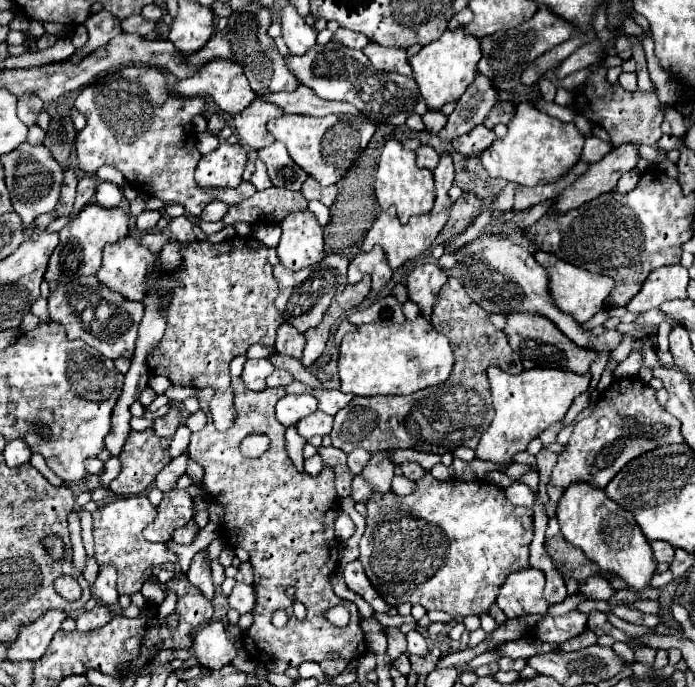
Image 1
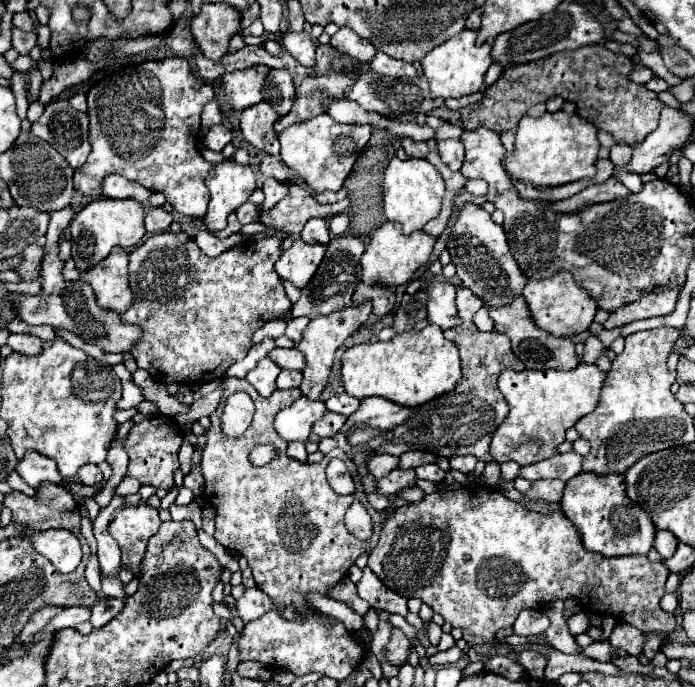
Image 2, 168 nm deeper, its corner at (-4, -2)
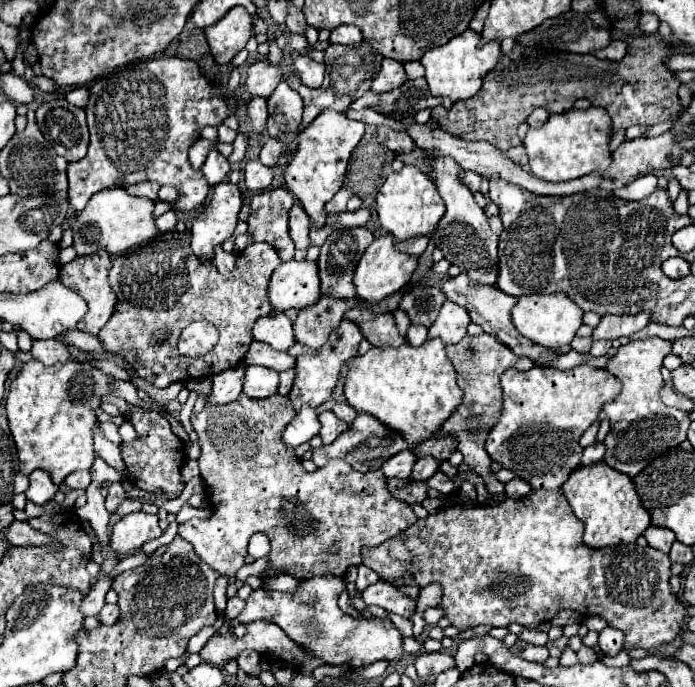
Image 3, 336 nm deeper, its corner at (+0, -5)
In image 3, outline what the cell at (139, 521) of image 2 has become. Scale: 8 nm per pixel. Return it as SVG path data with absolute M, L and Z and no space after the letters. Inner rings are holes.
M136 512L120 518L114 528L112 528L112 538L110 546L118 554L134 554L136 550L142 548L144 542L160 538L162 530L158 526L158 516L156 514L146 514L146 512Z

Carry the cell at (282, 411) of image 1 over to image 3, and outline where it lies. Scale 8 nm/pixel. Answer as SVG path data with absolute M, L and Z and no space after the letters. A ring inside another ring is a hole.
M302 406L300 412L294 416L294 420L286 426L286 430L282 434L282 442L286 446L296 448L304 442L310 442L318 432L320 432L320 422L318 422L314 408Z

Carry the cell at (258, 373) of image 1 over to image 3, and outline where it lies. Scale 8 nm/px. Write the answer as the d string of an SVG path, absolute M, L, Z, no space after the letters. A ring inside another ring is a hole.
M248 366L244 378L244 392L250 398L266 398L278 392L278 372L262 366Z

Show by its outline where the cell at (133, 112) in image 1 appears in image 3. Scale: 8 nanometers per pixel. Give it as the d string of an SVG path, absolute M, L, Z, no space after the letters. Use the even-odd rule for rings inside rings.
M154 58L132 62L110 76L100 78L90 88L90 100L86 106L88 128L90 128L90 146L84 160L68 164L68 182L70 182L70 204L74 210L84 210L88 200L110 186L130 186L142 180L168 184L178 188L180 198L176 200L178 212L190 212L198 208L208 196L208 182L194 170L188 162L188 148L200 138L204 126L220 126L224 118L236 112L238 102L220 92L220 84L212 84L194 60L182 58Z

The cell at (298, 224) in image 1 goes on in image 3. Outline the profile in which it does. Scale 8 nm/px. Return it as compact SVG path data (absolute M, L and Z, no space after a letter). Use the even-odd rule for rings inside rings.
M282 262L268 286L268 300L274 310L286 312L290 308L302 310L306 306L314 306L320 292L320 278L318 278L318 266L314 262Z

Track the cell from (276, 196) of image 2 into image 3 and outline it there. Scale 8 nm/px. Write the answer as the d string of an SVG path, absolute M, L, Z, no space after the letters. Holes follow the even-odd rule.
M284 188L256 194L250 200L248 234L254 242L270 242L282 262L294 258L294 242L288 234L288 210L292 204L294 196Z

